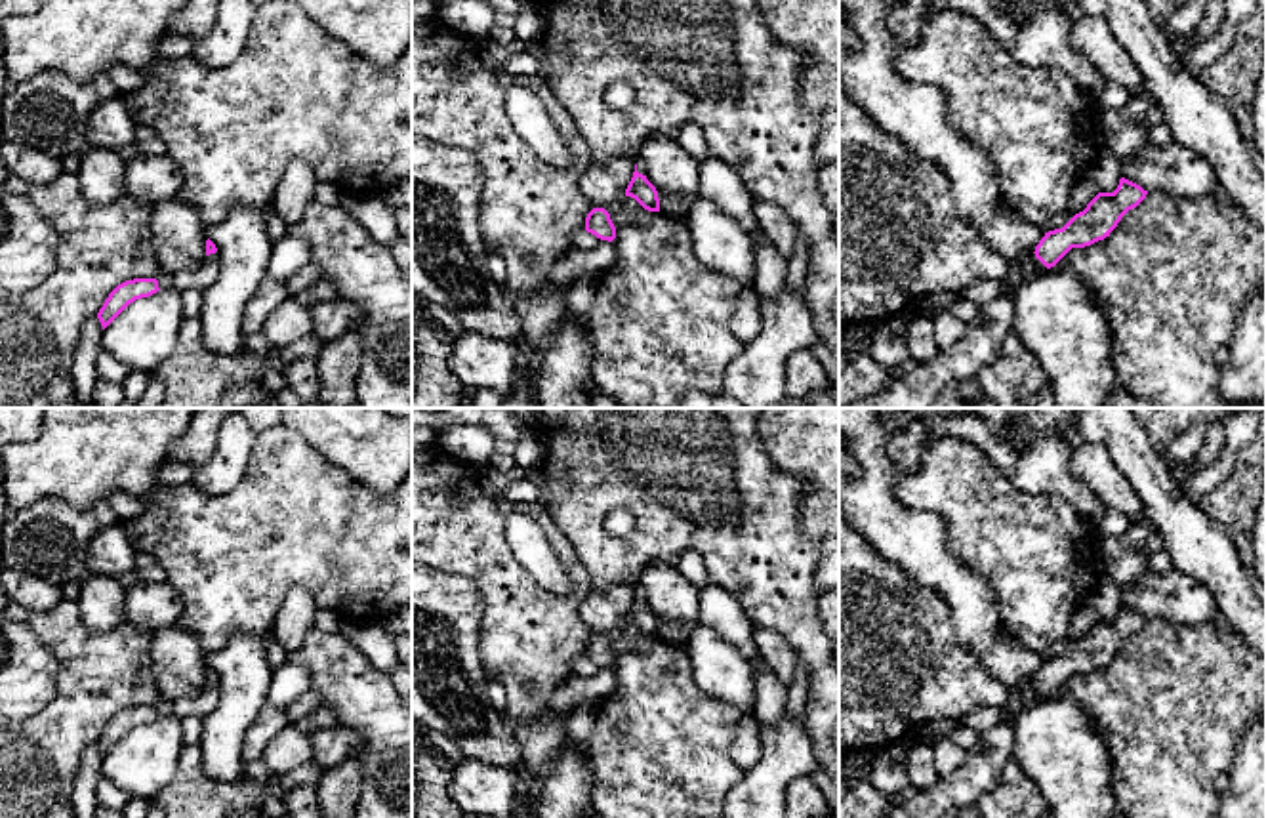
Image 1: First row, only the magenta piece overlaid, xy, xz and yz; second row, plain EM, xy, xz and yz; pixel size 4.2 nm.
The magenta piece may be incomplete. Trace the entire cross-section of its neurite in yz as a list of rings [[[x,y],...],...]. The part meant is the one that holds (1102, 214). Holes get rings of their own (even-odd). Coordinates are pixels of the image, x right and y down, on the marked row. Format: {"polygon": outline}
{"polygon": [[[1121,177],[1113,193],[1098,193],[1062,229],[1045,233],[1033,254],[1022,256],[1001,280],[1001,294],[1012,296],[1026,278],[1054,267],[1072,248],[1085,248],[1110,236],[1121,217],[1136,208],[1148,191]]]}

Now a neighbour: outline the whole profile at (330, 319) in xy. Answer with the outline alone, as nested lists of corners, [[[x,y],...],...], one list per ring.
[[[343,299],[316,301],[309,307],[309,313],[313,320],[311,334],[324,343],[360,330],[366,324],[364,313]]]

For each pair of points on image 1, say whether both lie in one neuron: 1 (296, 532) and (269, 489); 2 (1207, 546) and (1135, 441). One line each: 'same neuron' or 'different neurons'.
1: same neuron
2: same neuron

